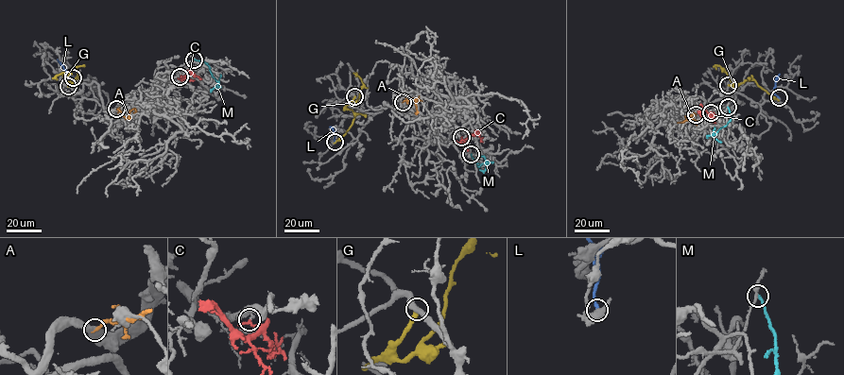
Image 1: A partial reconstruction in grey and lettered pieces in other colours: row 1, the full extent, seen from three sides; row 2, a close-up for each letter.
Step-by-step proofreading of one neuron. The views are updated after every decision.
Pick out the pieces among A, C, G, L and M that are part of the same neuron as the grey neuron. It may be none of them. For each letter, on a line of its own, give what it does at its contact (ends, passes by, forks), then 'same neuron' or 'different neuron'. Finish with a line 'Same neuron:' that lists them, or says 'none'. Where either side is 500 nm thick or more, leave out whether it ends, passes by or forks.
A: it ends; different neuron
C: it ends; different neuron
G: it ends; different neuron
L: it ends; different neuron
M: it ends; different neuron
Same neuron: none

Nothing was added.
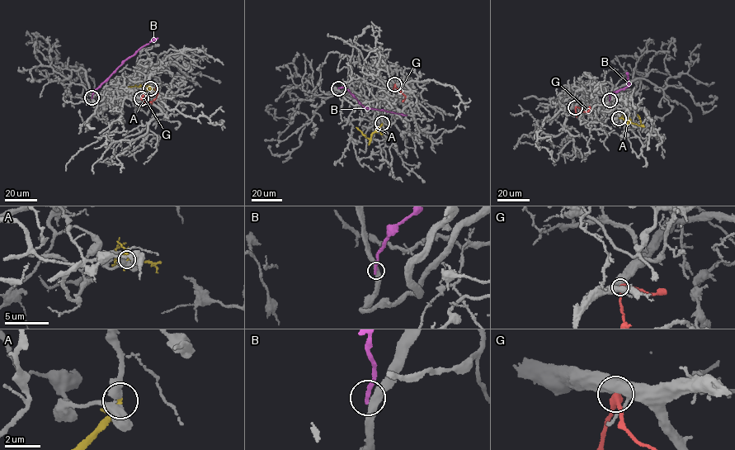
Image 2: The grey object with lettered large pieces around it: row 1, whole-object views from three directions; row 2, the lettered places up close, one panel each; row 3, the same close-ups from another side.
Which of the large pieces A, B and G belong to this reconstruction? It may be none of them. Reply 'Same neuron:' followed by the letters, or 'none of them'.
Same neuron: A

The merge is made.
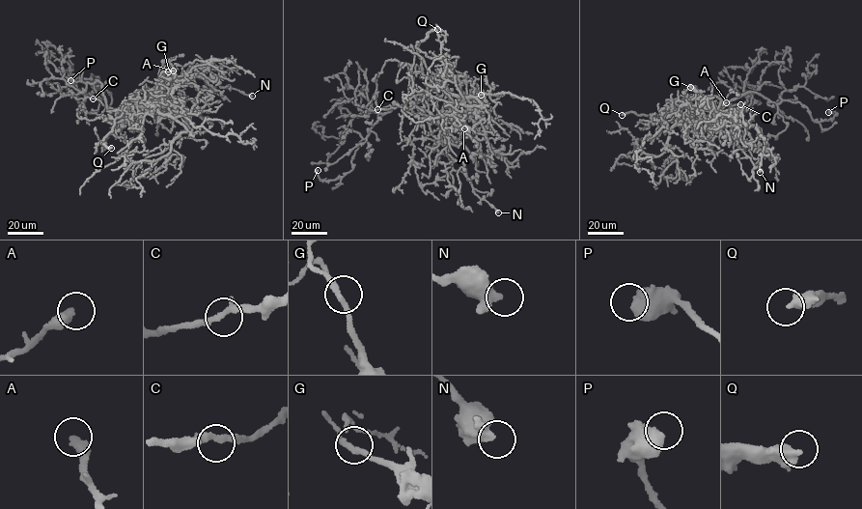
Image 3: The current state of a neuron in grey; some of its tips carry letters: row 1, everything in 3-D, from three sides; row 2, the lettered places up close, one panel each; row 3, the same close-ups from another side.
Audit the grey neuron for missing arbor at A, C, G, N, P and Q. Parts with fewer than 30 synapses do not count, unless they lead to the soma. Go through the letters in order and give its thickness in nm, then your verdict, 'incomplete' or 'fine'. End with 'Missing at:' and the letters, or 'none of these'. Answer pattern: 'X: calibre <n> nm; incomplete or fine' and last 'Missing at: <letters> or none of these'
A: calibre 400 nm; incomplete
C: calibre 240 nm; fine
G: calibre 170 nm; fine
N: calibre 360 nm; fine
P: calibre 460 nm; fine
Q: calibre 340 nm; incomplete
Missing at: A, Q

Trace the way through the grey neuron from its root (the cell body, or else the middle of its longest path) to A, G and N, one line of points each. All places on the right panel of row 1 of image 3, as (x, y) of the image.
A: (712, 110), (706, 106), (697, 109), (690, 104), (686, 107), (704, 110), (712, 106), (718, 108), (726, 102)
G: (712, 110), (706, 106), (697, 109), (690, 104), (683, 119), (688, 115), (690, 98), (696, 93), (690, 87)
N: (712, 110), (717, 125), (718, 114), (751, 120), (760, 128), (765, 141), (760, 172)

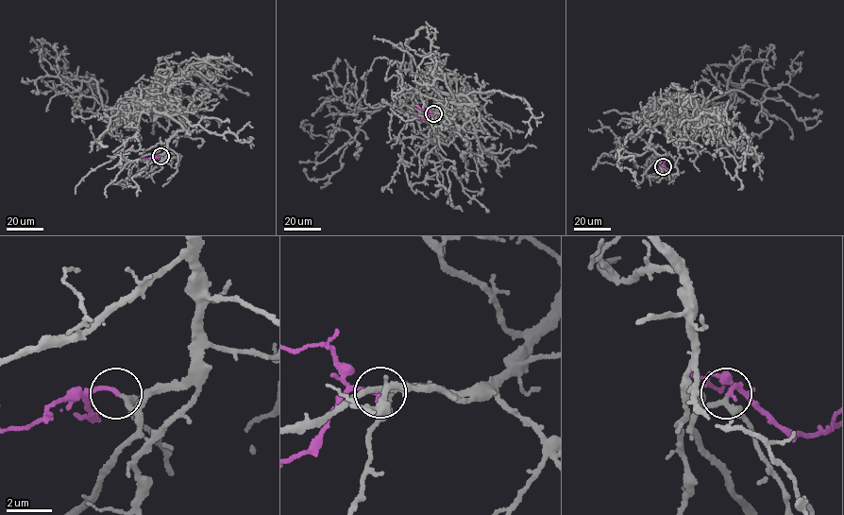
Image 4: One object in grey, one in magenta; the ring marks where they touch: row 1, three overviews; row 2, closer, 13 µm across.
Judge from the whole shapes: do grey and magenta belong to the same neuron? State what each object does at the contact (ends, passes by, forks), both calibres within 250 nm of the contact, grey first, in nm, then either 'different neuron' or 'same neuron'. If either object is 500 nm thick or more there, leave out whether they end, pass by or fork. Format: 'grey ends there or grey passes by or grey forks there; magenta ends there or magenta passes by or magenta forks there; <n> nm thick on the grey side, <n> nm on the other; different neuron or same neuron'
grey passes by; magenta ends there; 240 nm thick on the grey side, 200 nm on the other; same neuron

